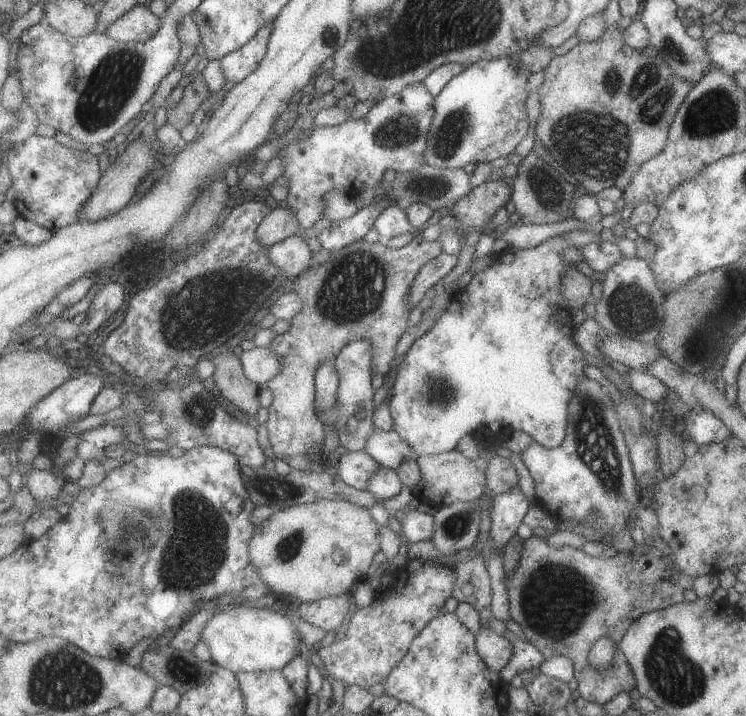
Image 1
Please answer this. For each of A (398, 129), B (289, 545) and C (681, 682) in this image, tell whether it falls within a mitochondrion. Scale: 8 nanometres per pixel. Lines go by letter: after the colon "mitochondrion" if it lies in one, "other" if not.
A: mitochondrion
B: mitochondrion
C: mitochondrion

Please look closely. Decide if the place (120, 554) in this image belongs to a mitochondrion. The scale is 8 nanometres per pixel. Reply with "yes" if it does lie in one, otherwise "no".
yes

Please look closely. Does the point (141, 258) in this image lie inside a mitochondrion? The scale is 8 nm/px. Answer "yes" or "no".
no

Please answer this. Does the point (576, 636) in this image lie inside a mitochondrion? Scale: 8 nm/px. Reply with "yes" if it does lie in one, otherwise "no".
no

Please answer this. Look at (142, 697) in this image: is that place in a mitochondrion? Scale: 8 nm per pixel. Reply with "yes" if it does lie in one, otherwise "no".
no

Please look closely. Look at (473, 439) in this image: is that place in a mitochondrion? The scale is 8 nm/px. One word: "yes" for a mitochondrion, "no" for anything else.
no

